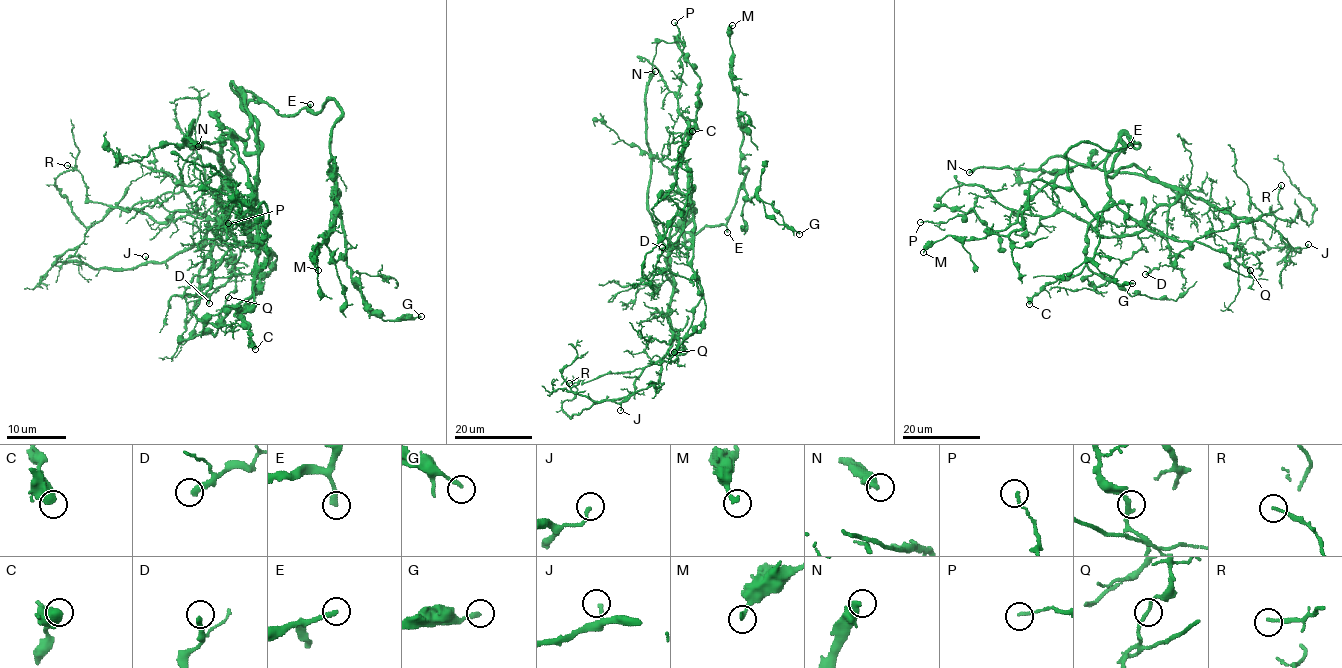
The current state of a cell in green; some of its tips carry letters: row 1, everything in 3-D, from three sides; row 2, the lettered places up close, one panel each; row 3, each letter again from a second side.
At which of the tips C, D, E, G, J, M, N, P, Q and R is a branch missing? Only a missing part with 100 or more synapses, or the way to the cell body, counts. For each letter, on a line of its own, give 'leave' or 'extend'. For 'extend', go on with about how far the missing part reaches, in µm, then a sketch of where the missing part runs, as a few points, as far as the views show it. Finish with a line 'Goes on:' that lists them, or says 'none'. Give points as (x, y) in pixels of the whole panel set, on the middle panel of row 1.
C: leave
D: leave
E: extend; about 100 µm are missing; missing branch runs (727, 232), (737, 252), (738, 288), (749, 307), (750, 294), (738, 266), (746, 342), (753, 353)
G: leave
J: leave
M: leave
N: extend; about 30 µm are missing
P: leave
Q: leave
R: leave
Goes on: E, N

